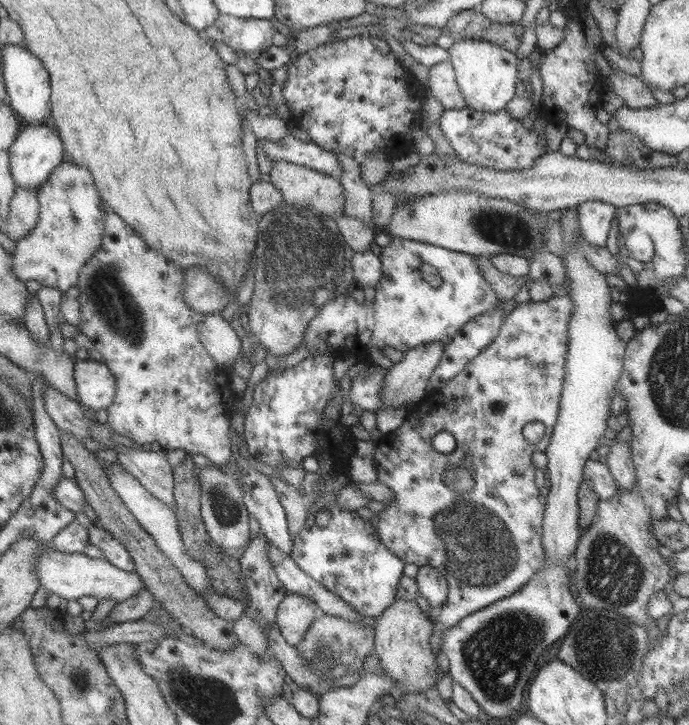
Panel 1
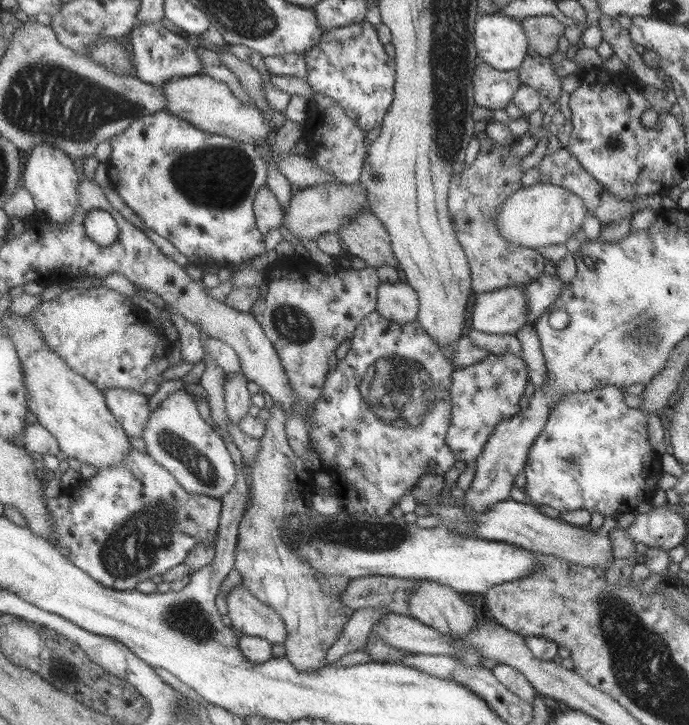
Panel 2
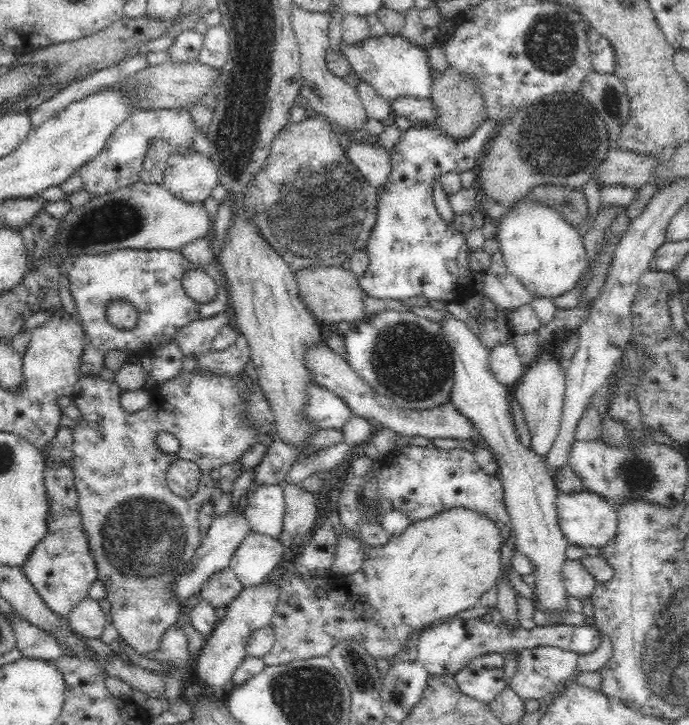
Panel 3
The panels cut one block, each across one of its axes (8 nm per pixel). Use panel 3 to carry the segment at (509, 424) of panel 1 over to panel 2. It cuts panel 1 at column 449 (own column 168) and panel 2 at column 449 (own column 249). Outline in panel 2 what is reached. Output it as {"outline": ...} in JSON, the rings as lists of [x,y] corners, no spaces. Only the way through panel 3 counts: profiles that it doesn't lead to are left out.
{"outline":[[[509,352],[491,353],[475,364],[454,369],[449,387],[451,418],[445,444],[456,461],[475,461],[495,425],[519,412],[519,398],[527,384],[527,375],[527,365],[520,355]]]}

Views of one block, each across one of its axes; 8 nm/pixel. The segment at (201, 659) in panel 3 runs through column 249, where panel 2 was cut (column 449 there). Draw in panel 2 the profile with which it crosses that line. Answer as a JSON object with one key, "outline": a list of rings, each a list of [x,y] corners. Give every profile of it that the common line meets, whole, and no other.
{"outline":[[[415,579],[413,594],[409,594],[407,599],[411,618],[441,632],[447,638],[457,638],[457,640],[465,638],[469,634],[469,630],[473,630],[477,626],[478,620],[473,608],[463,602],[462,594],[433,580]]]}

